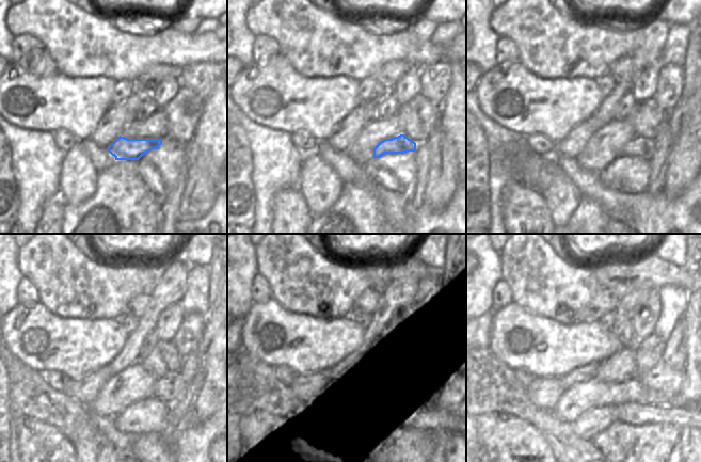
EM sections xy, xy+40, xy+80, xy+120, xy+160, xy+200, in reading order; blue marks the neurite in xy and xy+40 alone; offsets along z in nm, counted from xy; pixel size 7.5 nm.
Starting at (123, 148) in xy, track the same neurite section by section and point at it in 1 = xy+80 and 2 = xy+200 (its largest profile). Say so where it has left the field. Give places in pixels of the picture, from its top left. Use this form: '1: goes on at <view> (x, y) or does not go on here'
1: goes on at xy+80 (639, 146)
2: goes on at xy+200 (663, 379)

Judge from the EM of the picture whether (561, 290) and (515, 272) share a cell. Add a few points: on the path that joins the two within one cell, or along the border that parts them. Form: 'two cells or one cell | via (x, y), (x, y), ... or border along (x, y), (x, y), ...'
one cell | via (550, 286), (545, 285), (532, 272), (527, 272)

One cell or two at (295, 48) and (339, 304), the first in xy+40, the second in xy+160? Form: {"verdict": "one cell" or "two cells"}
{"verdict": "one cell"}

